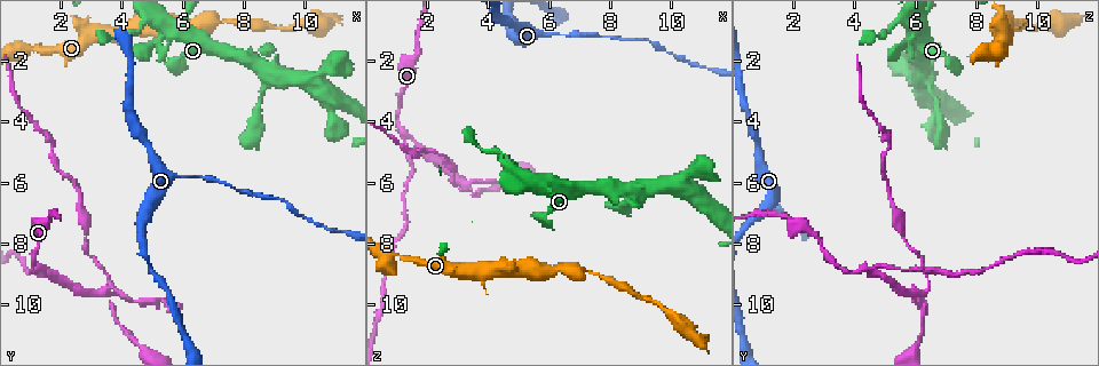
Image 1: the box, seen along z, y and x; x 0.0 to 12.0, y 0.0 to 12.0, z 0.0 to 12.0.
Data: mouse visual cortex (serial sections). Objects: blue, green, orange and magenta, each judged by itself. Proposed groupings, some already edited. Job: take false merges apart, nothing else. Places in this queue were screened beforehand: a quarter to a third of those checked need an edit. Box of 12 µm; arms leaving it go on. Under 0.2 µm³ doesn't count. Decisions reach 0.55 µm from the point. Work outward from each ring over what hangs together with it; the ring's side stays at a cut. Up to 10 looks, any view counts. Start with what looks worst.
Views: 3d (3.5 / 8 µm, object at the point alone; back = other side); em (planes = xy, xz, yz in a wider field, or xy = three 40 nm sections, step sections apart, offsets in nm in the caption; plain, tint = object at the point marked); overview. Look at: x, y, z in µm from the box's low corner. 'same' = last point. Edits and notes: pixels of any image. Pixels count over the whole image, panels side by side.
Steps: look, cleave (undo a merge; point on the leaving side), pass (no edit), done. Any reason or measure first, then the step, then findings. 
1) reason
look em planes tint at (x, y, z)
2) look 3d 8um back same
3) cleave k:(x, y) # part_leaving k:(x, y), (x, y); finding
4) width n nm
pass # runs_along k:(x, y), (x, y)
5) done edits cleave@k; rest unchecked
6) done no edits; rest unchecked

two arms in line, one across
look 3d 3.5um at (1.3, 8.9, 4.3)

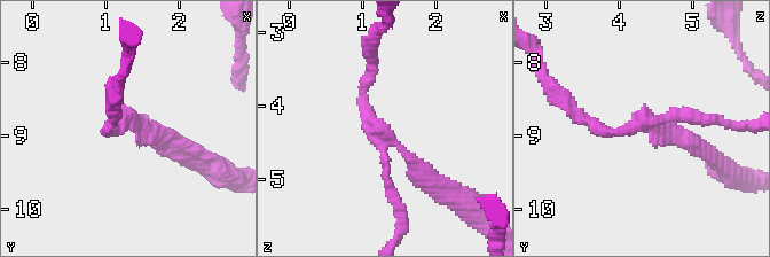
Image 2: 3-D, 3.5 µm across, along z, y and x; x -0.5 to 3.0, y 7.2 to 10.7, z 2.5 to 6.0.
look em xy step 1 tint at (1.30, 8.80, 4.40)

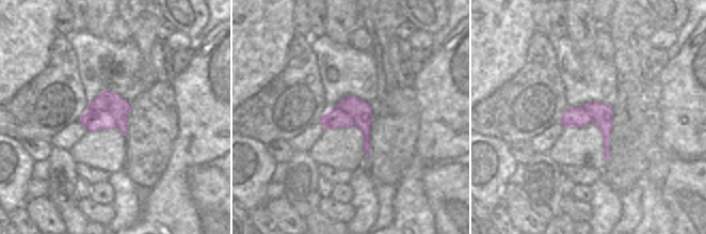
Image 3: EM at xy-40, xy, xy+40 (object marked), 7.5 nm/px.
arm_widths 150, 200, 200 nm
cleave 2:(688, 143) # part_leaving 2:(376, 125), (417, 172), (453, 199); a second cell is stuck on

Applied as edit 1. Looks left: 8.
thin neck
look 3d 3.5um at (6.5, 5.7, 1.2)

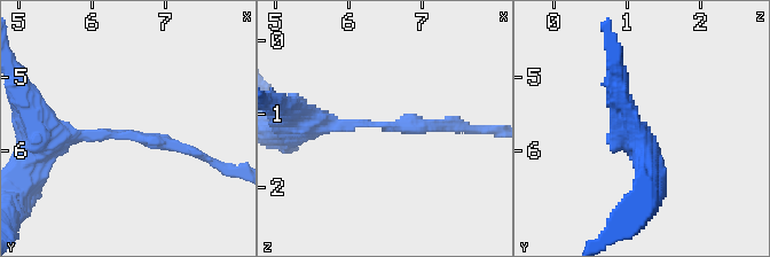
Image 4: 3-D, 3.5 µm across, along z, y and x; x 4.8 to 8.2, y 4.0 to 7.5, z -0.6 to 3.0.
arm_widths 150, 250 nm
look em xy step 3 tint at (6.45, 5.75, 1.15)

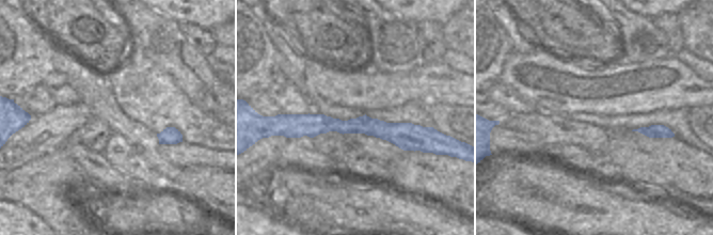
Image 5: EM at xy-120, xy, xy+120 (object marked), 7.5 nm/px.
pass # continuous, no second cell

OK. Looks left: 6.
calibre changes
look 3d 3.5um back at (1.7, 7.1, 1.7)

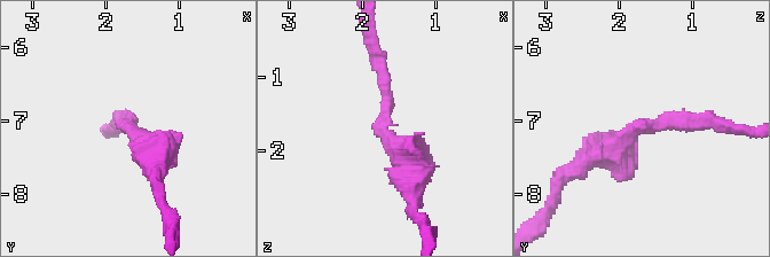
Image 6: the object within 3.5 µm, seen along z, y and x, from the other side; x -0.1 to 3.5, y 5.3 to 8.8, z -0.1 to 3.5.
arm_widths 200, 400 nm
look em xy step 5 tint at (1.75, 7.10, 1.70)

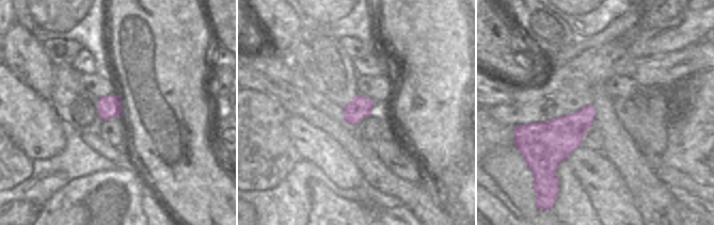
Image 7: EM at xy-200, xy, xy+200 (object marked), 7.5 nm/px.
width 170 nm
pass # runs_along 6:(582, 162), (635, 126), (715, 123); one cell here

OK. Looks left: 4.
thin neck
look 3d 3.5um back at (9.1, 6.5, 1.3)

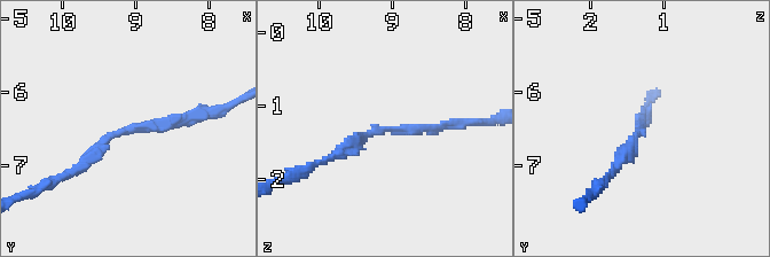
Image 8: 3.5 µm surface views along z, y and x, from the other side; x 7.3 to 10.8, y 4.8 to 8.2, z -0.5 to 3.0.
look em xy step 3 tint at (9.05, 6.45, 1.35)

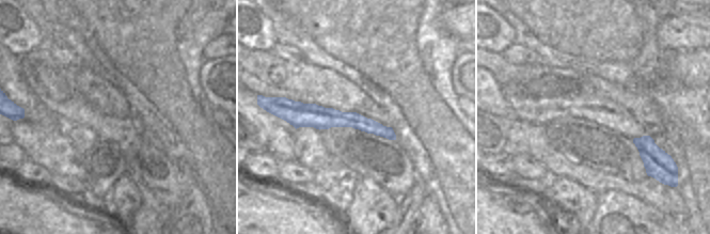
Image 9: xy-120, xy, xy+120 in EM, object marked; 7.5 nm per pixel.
arm_widths 150, 200 nm
pass # one cell here

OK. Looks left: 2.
done edits cleave@2; rest unchecked

